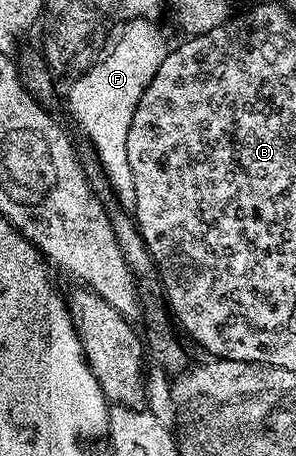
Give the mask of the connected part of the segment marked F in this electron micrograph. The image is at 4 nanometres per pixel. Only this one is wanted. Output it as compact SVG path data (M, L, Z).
M134 18L121 23L110 37L104 53L84 73L77 75L68 90L70 112L92 144L99 169L123 210L132 212L136 190L128 163L128 130L132 116L152 77L167 58L167 45L151 19Z

